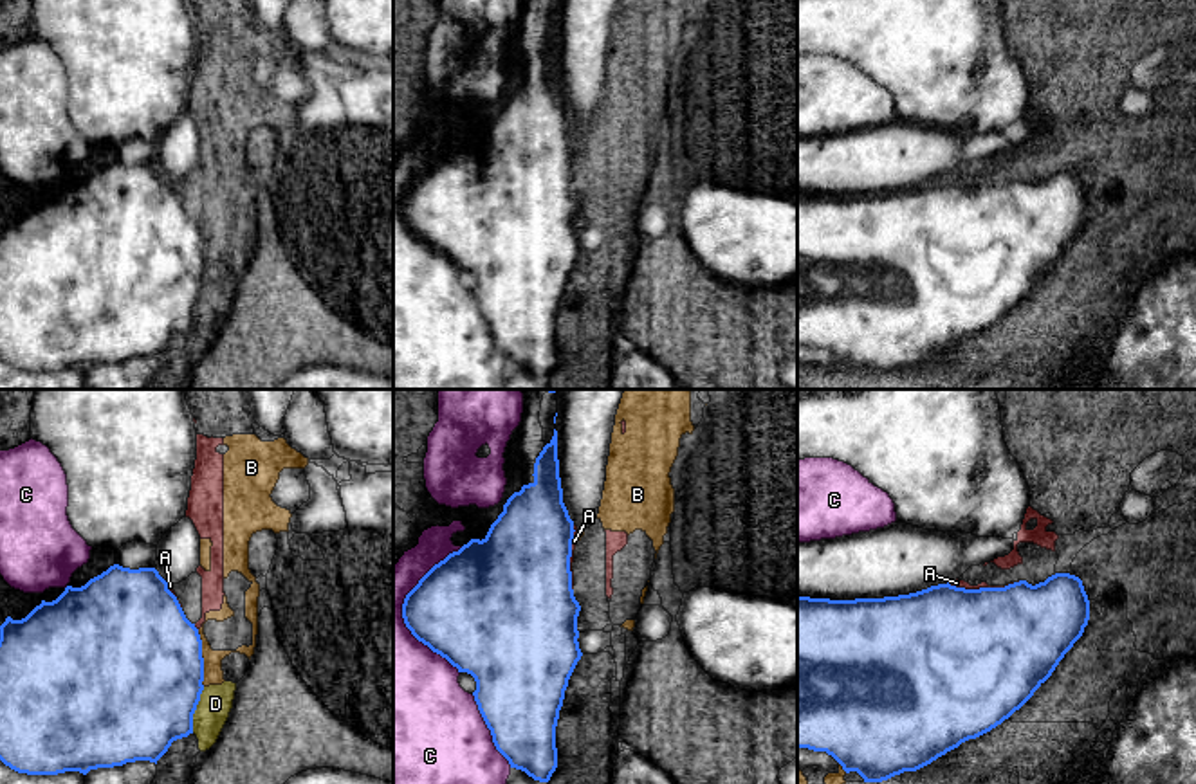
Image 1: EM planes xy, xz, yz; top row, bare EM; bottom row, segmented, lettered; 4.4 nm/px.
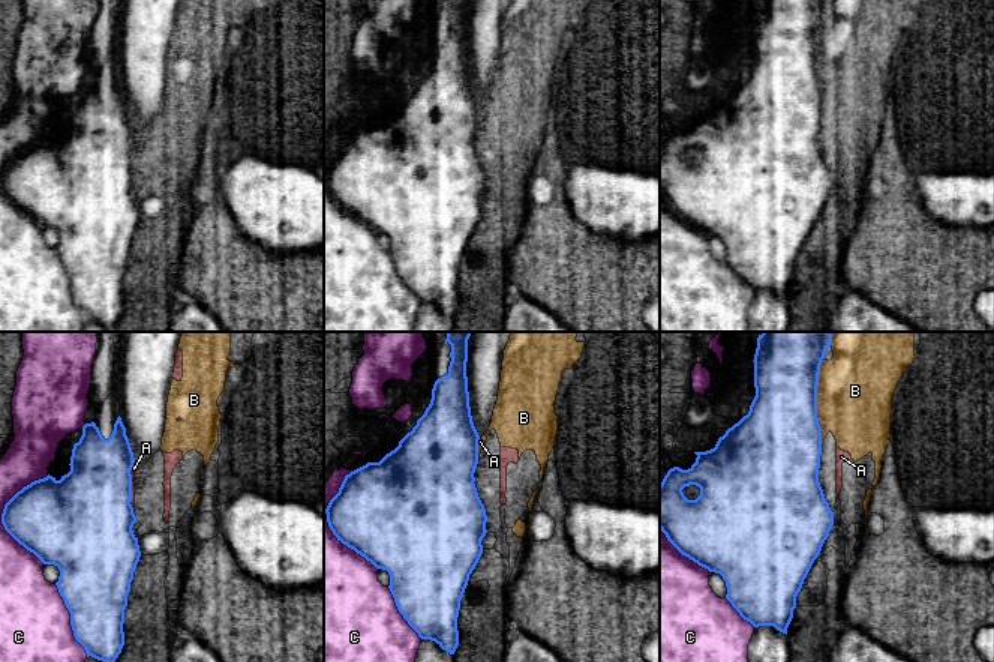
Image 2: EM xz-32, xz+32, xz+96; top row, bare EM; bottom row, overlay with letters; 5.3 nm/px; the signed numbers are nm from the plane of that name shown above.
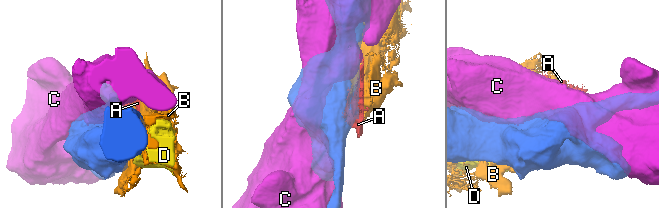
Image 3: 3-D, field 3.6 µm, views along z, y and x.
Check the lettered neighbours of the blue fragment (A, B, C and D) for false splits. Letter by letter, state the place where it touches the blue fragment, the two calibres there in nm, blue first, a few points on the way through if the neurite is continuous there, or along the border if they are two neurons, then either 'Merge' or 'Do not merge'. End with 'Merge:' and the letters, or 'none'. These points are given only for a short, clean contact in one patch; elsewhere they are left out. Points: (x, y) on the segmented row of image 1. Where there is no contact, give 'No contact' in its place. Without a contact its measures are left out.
A: Touches blue at yz (982, 588). Thickness 500 nm (blue) against 40 nm. Do not merge
B: Touches blue at xy (202, 658). Thickness 500 nm (blue) against 90 nm. Do not merge
C: Touches blue at xz (403, 610). Thickness 440 nm (blue) against 300 nm. Do not merge
D: Touches blue at xy (195, 709). Thickness 500 nm (blue) against 150 nm. Do not merge
Merge: none

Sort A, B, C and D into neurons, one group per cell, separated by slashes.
A B D / C

